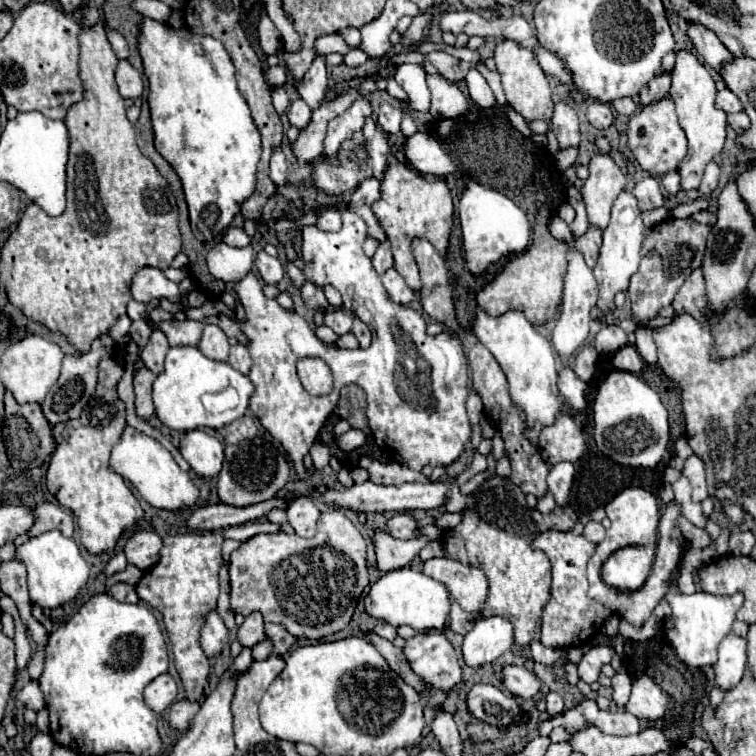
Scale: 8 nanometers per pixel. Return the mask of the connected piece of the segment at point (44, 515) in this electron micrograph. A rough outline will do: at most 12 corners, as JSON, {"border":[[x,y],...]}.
{"border":[[43,502],[31,508],[35,522],[27,536],[61,530],[73,536],[69,510]]}

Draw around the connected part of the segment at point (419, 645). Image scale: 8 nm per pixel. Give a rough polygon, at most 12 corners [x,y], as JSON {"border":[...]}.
{"border":[[443,634],[407,640],[413,672],[437,690],[461,682],[459,656]]}

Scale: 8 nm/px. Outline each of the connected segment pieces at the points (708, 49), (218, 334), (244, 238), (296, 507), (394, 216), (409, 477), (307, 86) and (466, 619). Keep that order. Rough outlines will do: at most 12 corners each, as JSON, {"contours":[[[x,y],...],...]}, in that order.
{"contours":[[[689,24],[687,34],[697,34],[697,52],[721,70],[733,54],[705,26]],[[205,326],[197,346],[207,358],[227,362],[229,340],[219,326]],[[229,228],[223,242],[229,246],[247,246],[251,238],[241,228]],[[297,498],[289,524],[303,538],[315,534],[319,510],[311,498]],[[391,164],[373,204],[397,272],[421,278],[411,242],[445,258],[453,198],[445,180]],[[363,456],[359,466],[371,482],[401,486],[429,482],[421,472]],[[315,56],[297,92],[317,110],[327,90],[325,56]],[[451,600],[449,628],[467,634],[473,628],[473,614]]]}

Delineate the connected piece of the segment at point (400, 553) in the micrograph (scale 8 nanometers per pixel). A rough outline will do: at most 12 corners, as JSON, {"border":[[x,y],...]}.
{"border":[[425,526],[425,538],[401,542],[375,530],[377,568],[403,568],[427,542],[441,538],[437,526]]}

